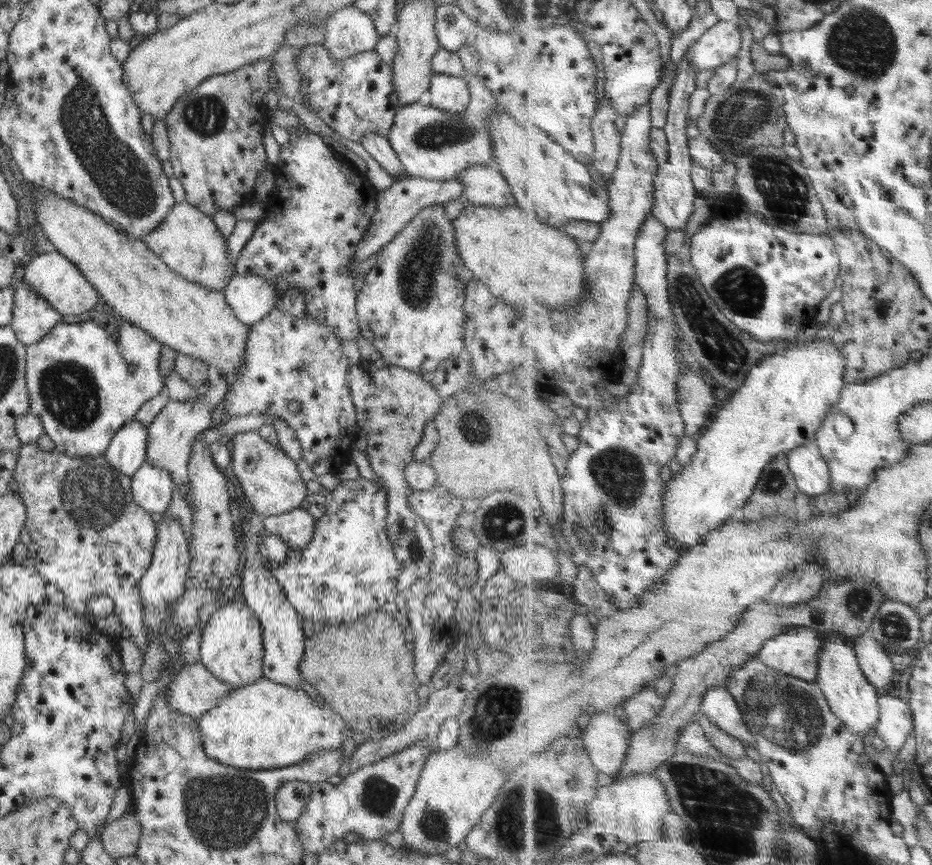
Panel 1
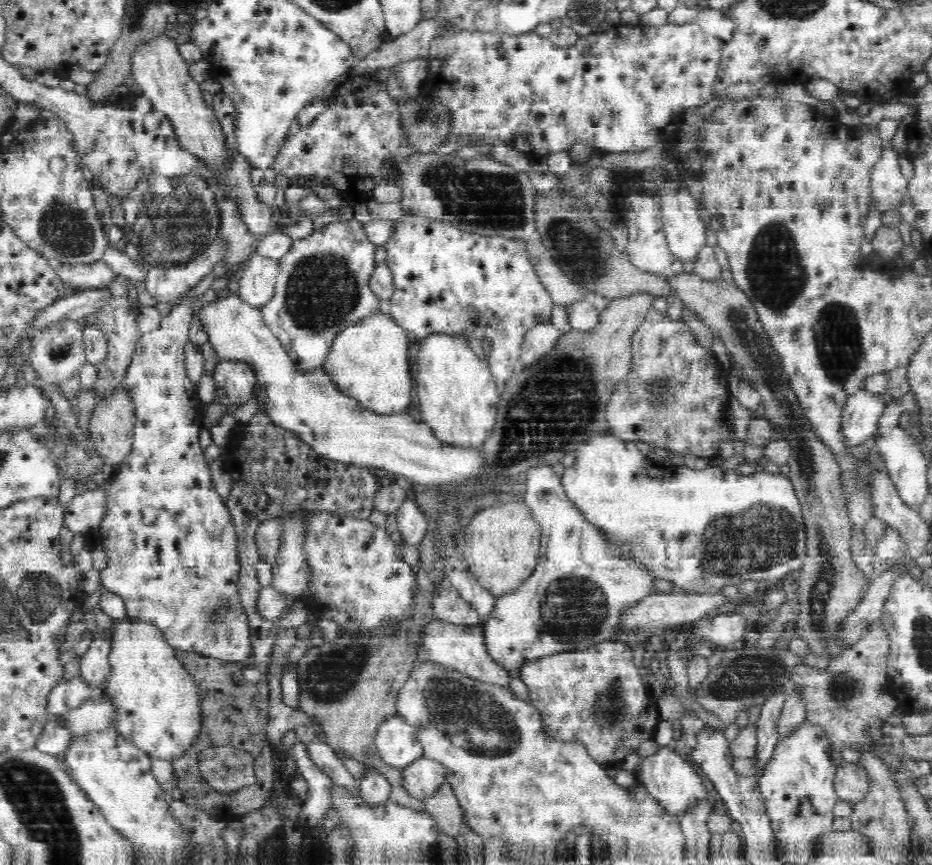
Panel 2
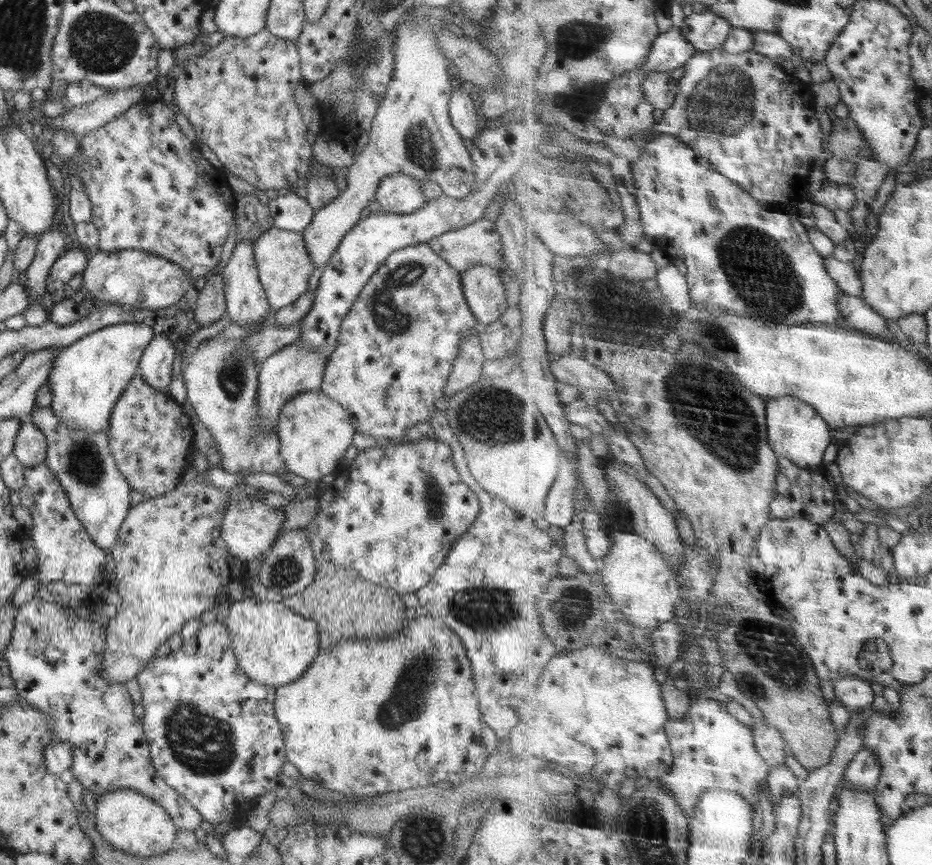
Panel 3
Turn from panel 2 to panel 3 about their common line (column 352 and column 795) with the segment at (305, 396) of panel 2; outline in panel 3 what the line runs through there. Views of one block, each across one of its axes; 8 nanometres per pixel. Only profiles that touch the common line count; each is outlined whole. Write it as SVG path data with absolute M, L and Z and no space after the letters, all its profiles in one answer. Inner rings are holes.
M794 396L770 399L769 441L780 457L793 460L804 468L816 468L824 464L826 450L834 442L829 422L809 402Z

